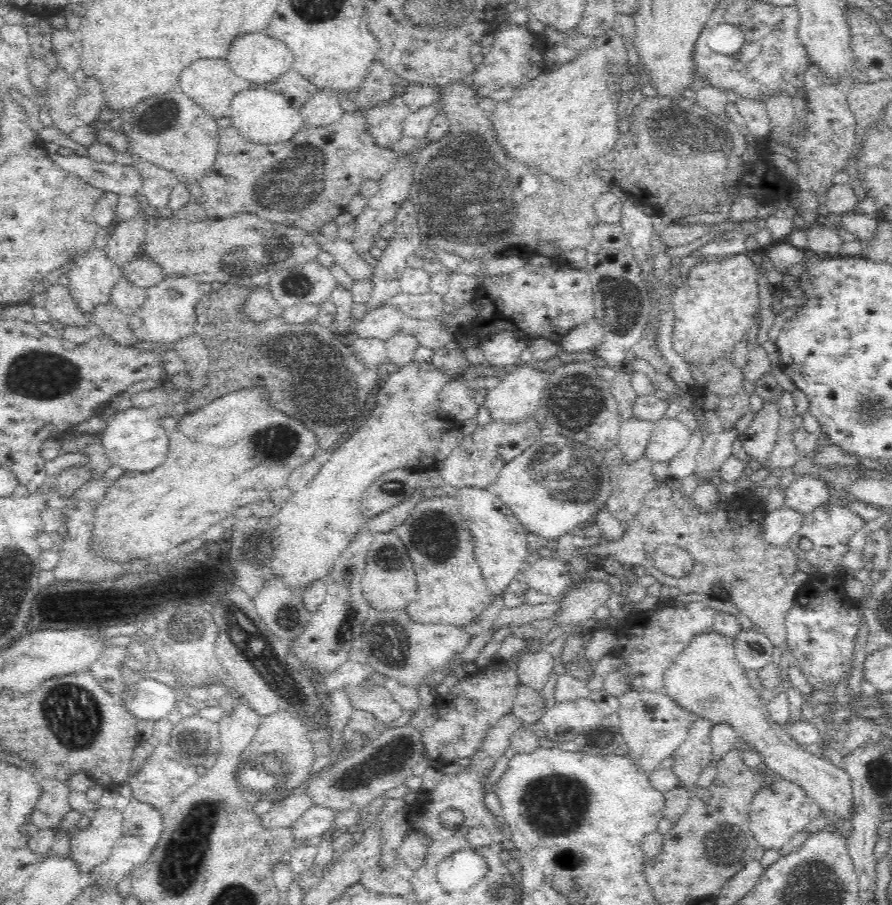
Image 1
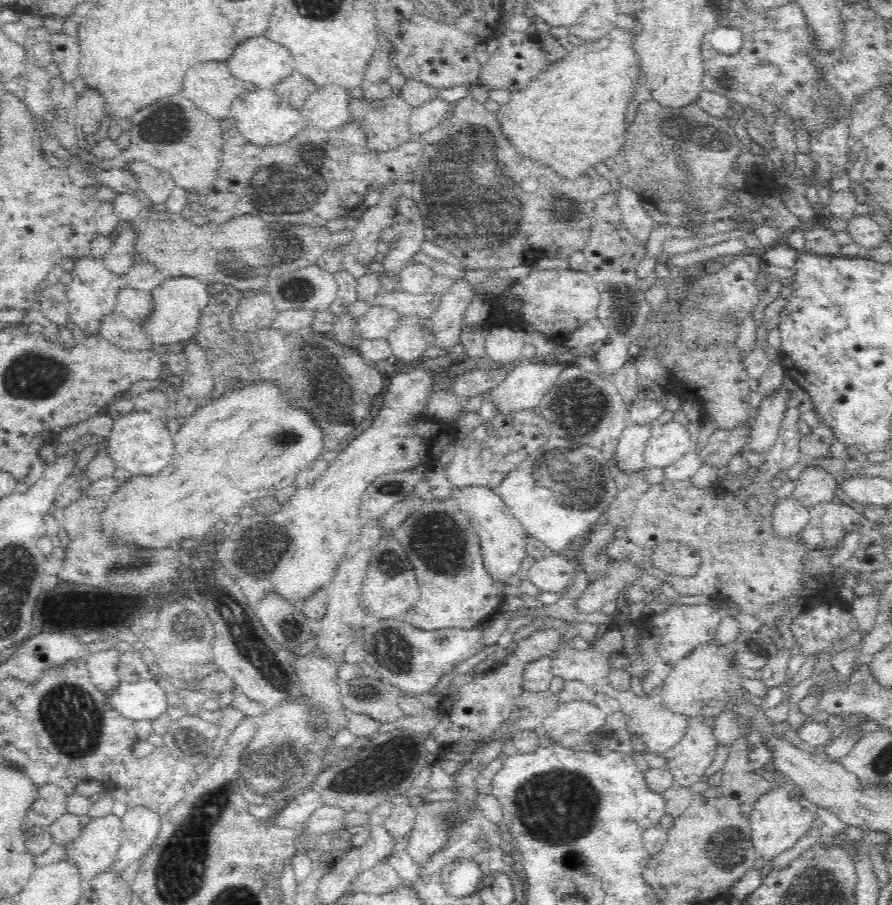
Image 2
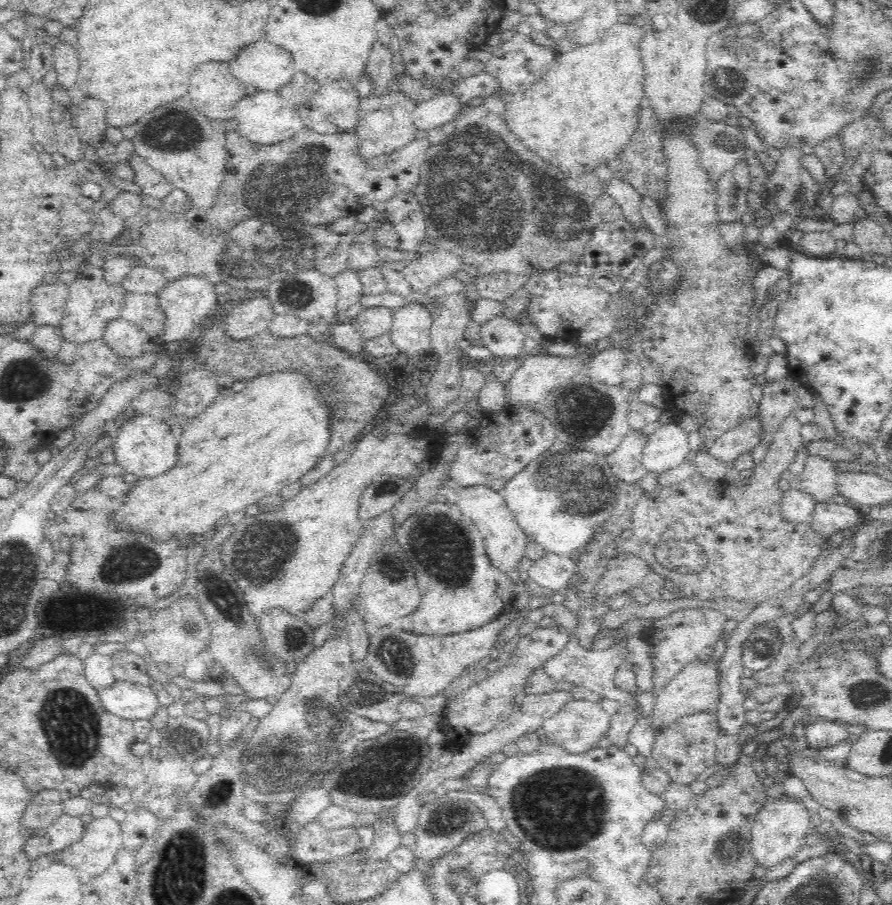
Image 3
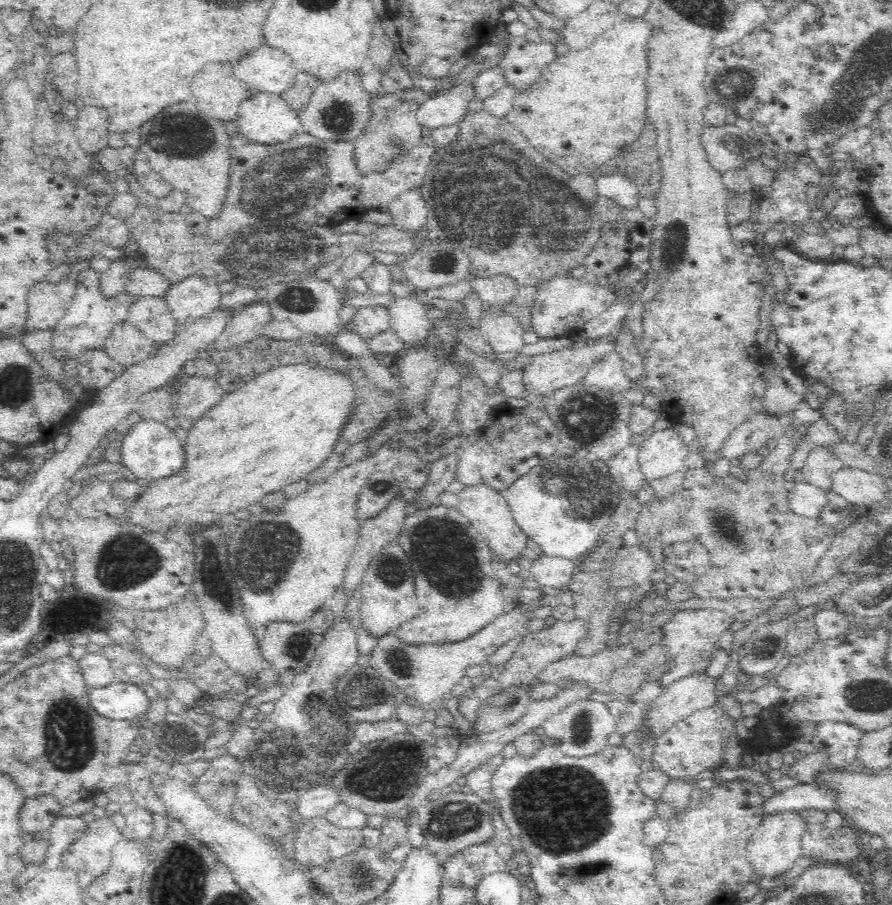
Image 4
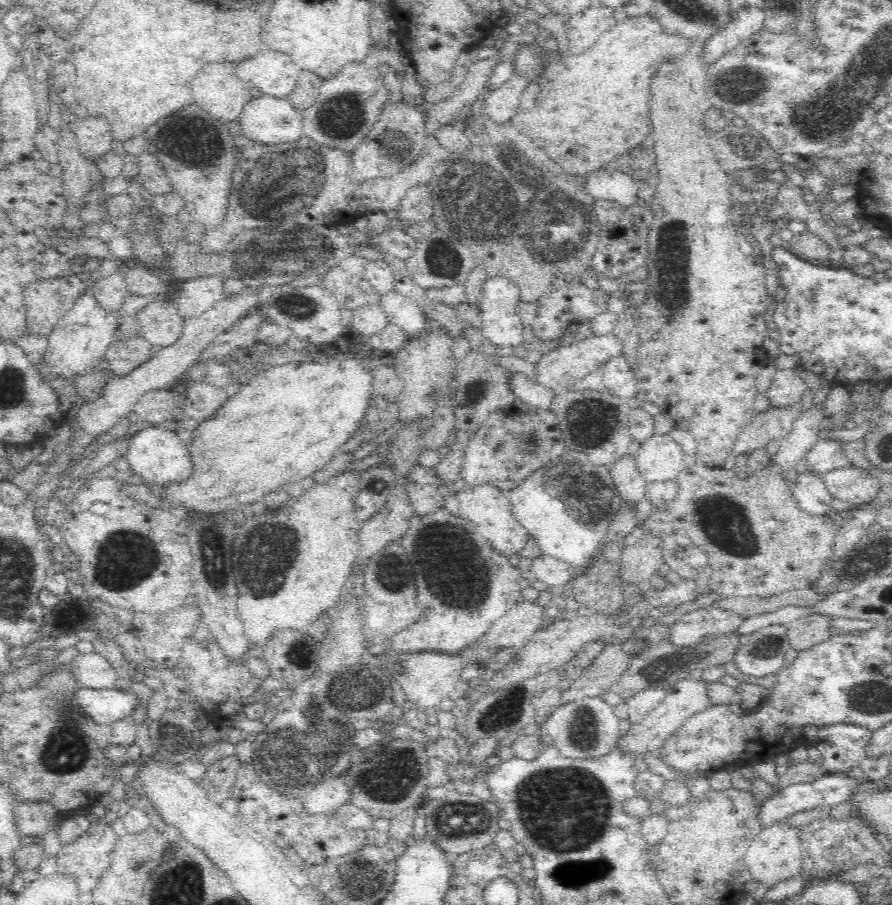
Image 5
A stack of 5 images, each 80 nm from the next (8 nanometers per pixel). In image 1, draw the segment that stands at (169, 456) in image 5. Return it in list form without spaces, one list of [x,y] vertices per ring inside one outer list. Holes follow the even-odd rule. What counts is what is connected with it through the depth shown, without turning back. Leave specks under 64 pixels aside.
[[[131,407],[128,410],[116,412],[112,418],[107,417],[106,428],[101,433],[101,444],[112,464],[121,466],[127,472],[152,472],[166,463],[170,453],[170,438],[166,430],[162,428],[160,420],[156,420],[148,410],[139,412],[138,409]]]

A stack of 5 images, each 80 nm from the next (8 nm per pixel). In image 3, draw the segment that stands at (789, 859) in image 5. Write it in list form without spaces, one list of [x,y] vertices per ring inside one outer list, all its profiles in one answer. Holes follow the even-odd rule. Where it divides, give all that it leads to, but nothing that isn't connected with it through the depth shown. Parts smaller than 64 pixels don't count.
[[[787,793],[779,798],[771,798],[770,802],[756,814],[756,824],[751,830],[750,851],[756,865],[758,863],[767,870],[788,858],[794,859],[804,847],[806,833],[812,826],[812,815],[812,811],[802,803],[793,802]]]

